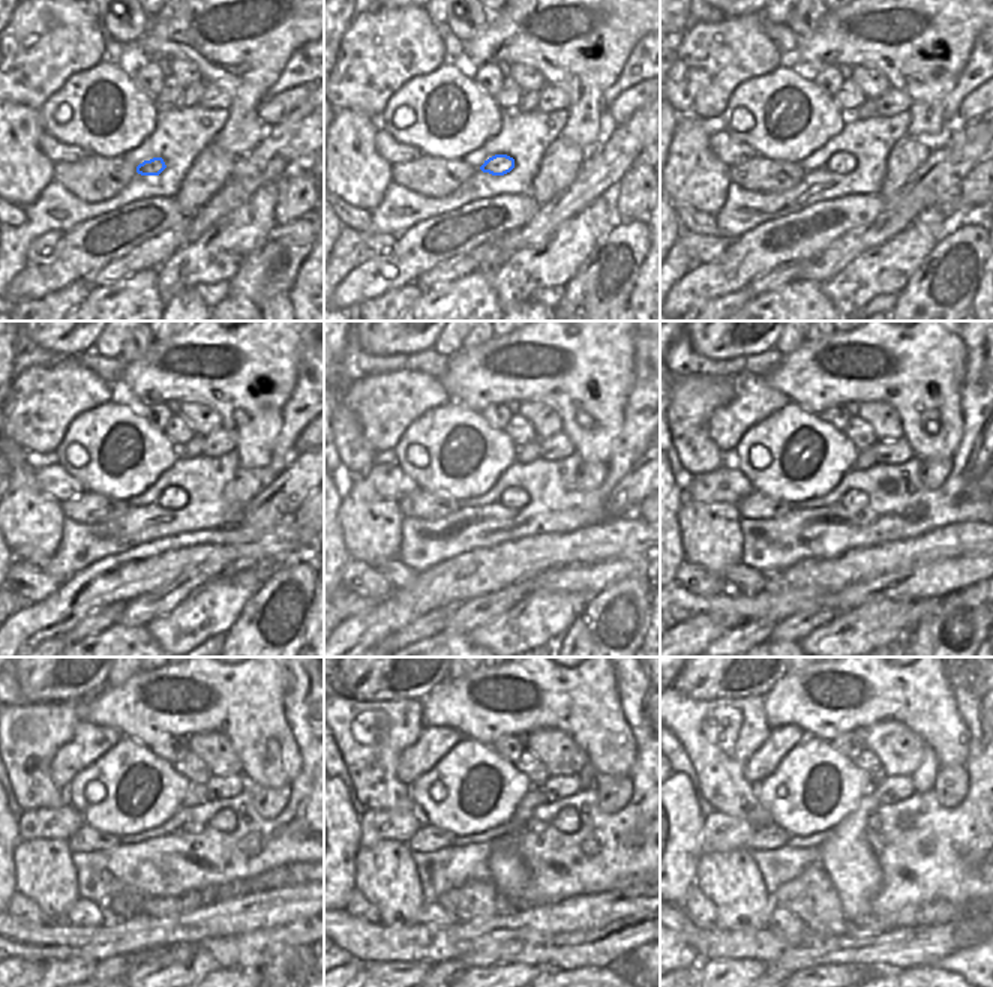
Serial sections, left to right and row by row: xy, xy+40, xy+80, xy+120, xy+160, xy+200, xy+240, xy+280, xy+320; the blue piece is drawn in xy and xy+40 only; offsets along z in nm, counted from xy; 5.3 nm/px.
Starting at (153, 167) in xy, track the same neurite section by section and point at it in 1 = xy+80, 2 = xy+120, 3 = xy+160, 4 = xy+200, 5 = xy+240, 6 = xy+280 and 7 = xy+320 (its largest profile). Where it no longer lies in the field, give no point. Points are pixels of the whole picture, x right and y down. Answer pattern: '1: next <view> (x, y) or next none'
1: next xy+80 (842, 161)
2: next xy+120 (173, 497)
3: next xy+160 (512, 497)
4: next xy+200 (854, 500)
5: next xy+240 (186, 828)
6: next xy+280 (531, 825)
7: next xy+320 (875, 822)

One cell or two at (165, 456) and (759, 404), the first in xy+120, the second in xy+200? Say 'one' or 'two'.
two

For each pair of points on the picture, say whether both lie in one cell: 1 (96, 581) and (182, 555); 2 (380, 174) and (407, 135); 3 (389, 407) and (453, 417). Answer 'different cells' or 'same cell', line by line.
1: same cell
2: different cells
3: different cells

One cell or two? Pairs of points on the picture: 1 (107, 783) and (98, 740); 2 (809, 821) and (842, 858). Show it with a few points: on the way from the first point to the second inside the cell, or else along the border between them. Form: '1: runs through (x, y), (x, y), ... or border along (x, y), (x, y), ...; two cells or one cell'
1: border along (122, 737), (72, 777); two cells
2: border along (855, 804), (831, 830); two cells

